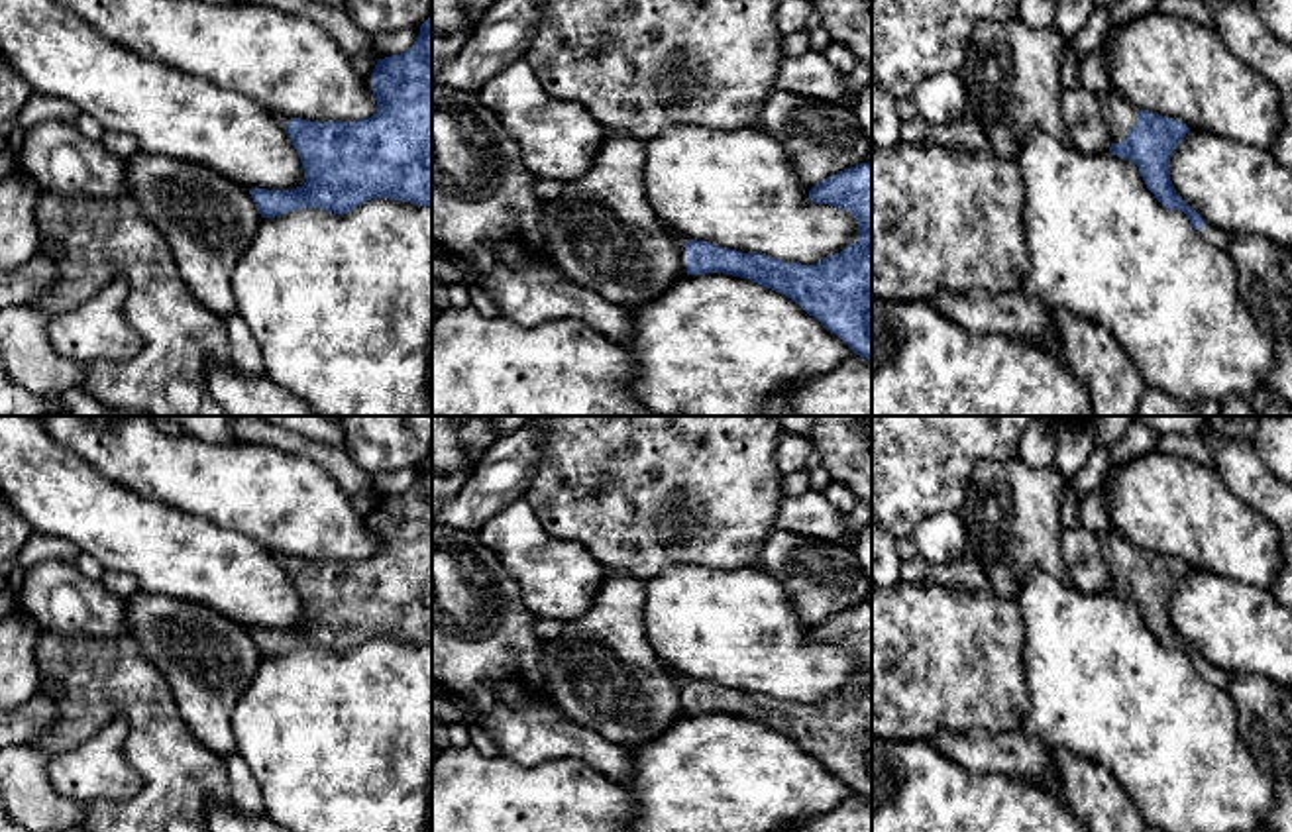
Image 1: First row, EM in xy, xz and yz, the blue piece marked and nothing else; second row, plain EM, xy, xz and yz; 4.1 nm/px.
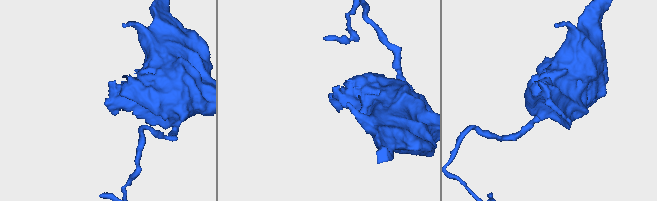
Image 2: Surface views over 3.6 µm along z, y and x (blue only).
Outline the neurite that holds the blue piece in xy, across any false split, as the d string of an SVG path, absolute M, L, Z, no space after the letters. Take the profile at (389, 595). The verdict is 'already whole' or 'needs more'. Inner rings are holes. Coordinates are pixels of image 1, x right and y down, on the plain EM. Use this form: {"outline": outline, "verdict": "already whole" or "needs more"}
{"outline": "M432 453L420 465L414 485L401 494L379 498L371 516L371 532L379 546L371 557L310 561L271 551L289 573L306 622L289 630L249 628L263 657L300 648L348 653L371 638L432 646Z", "verdict": "needs more"}

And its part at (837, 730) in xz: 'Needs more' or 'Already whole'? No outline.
Already whole

